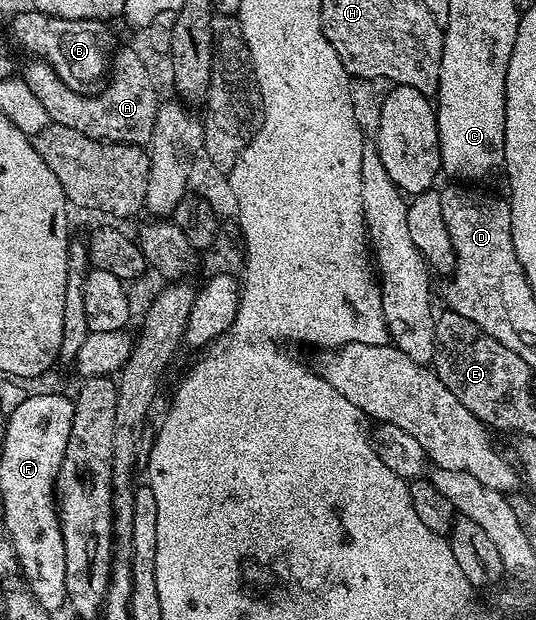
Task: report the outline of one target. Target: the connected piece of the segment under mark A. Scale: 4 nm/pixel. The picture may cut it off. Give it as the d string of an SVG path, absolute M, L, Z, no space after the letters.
M124 46L124 48L119 47L117 51L115 51L112 57L112 75L109 77L110 85L107 86L103 92L98 92L95 96L86 96L90 94L83 94L77 88L70 88L60 79L57 74L55 74L54 69L50 67L49 64L45 62L30 62L34 64L30 64L26 68L26 72L24 72L24 79L26 82L26 87L31 90L31 93L36 96L36 102L40 106L44 106L44 110L47 111L49 119L53 121L55 124L59 124L60 126L72 126L72 130L80 130L80 134L84 134L88 138L92 138L93 140L104 140L112 144L137 144L139 146L146 146L150 143L150 135L152 134L152 130L154 129L154 123L156 122L156 114L158 113L158 106L160 103L160 97L158 97L158 92L160 92L159 85L152 85L151 77L147 73L147 69L144 67L143 63L140 62L140 57L136 54L136 50L131 48L131 46Z

